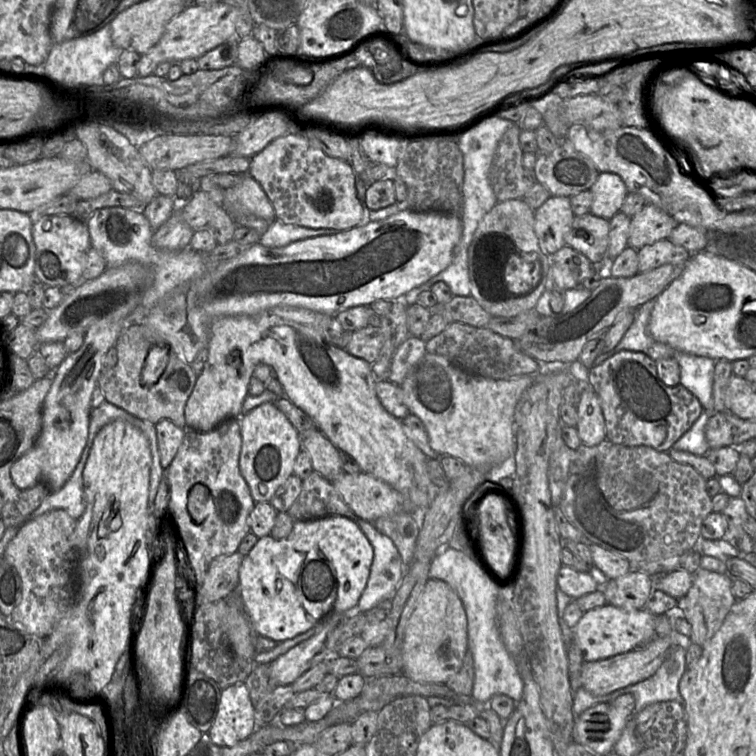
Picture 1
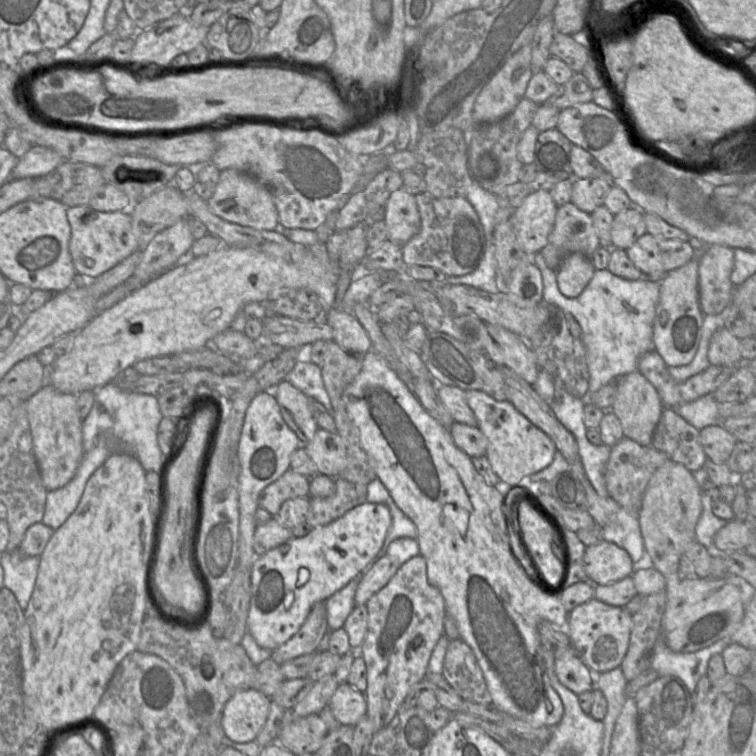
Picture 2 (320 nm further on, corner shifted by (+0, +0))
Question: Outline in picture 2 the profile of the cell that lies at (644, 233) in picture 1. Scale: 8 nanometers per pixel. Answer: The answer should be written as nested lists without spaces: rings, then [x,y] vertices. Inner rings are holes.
[[[632,206],[614,216],[611,226],[612,246],[627,250],[646,233],[644,213]]]

